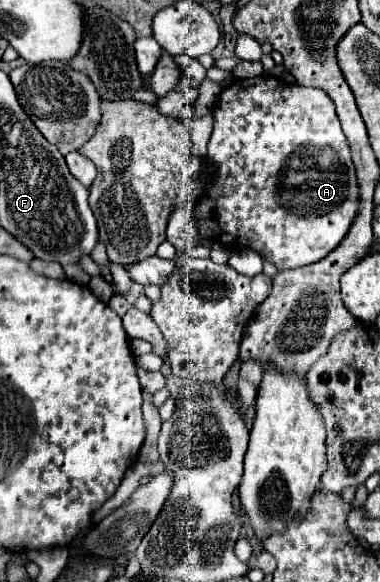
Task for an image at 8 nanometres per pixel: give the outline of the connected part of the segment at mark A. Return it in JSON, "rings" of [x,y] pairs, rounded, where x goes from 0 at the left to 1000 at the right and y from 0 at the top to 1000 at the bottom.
{"rings":[[[682,129],[666,136],[618,136],[603,149],[592,149],[582,156],[576,174],[561,187],[561,201],[566,201],[561,229],[555,229],[555,239],[545,246],[545,266],[539,266],[539,273],[561,284],[555,318],[550,318],[545,332],[524,342],[524,349],[508,356],[508,373],[518,376],[518,397],[534,407],[550,407],[550,411],[582,418],[603,431],[624,431],[634,424],[666,428],[692,445],[713,448],[729,462],[797,459],[797,455],[813,455],[813,452],[850,445],[866,431],[876,431],[892,421],[892,414],[913,404],[913,397],[929,383],[929,373],[939,366],[939,349],[945,349],[945,325],[939,325],[934,287],[929,287],[924,263],[918,263],[918,246],[913,246],[908,229],[897,225],[897,211],[887,204],[882,180],[866,170],[866,163],[834,149],[771,146],[771,143],[755,143],[755,139],[718,132],[718,129]]]}

